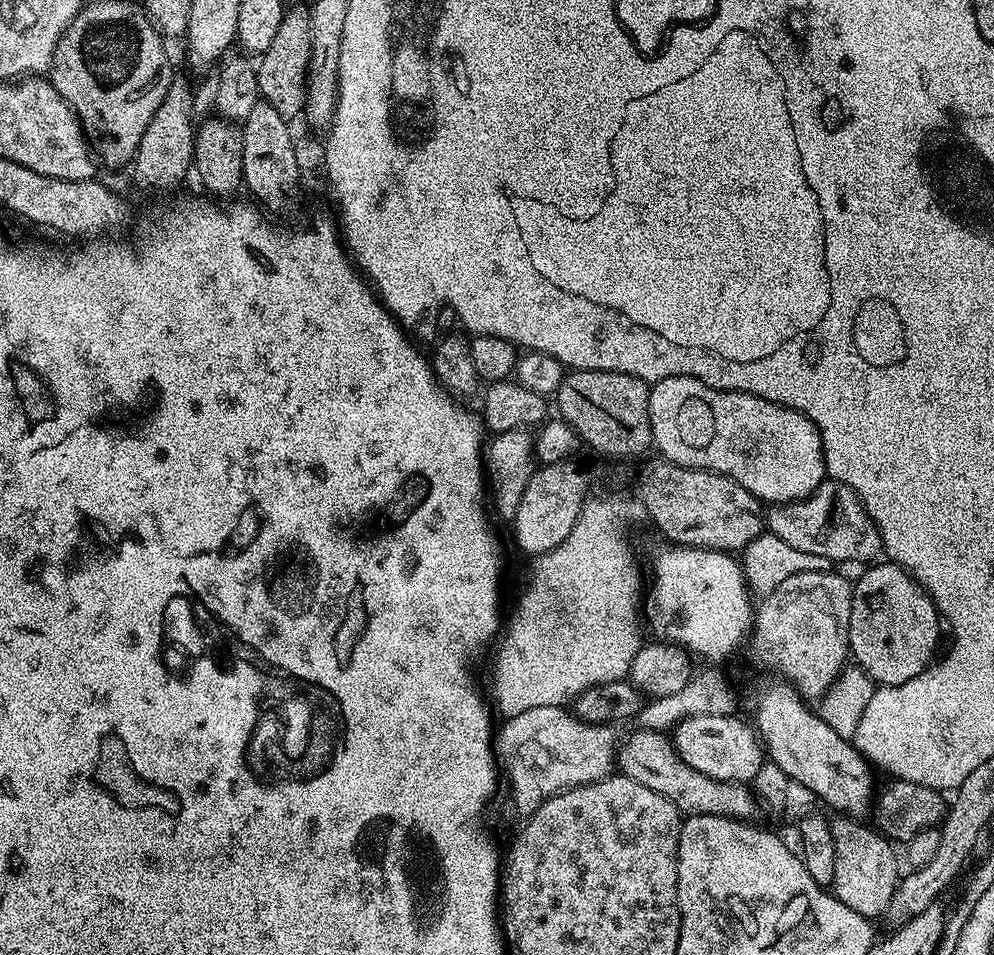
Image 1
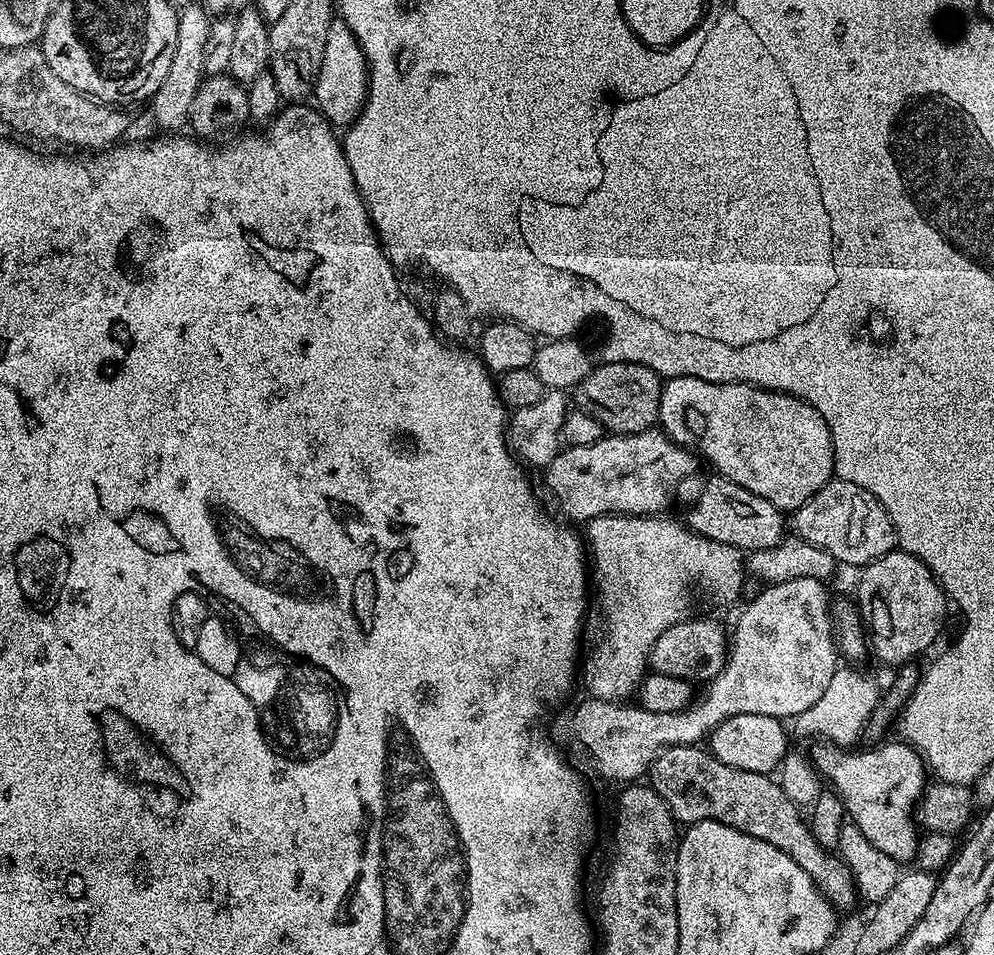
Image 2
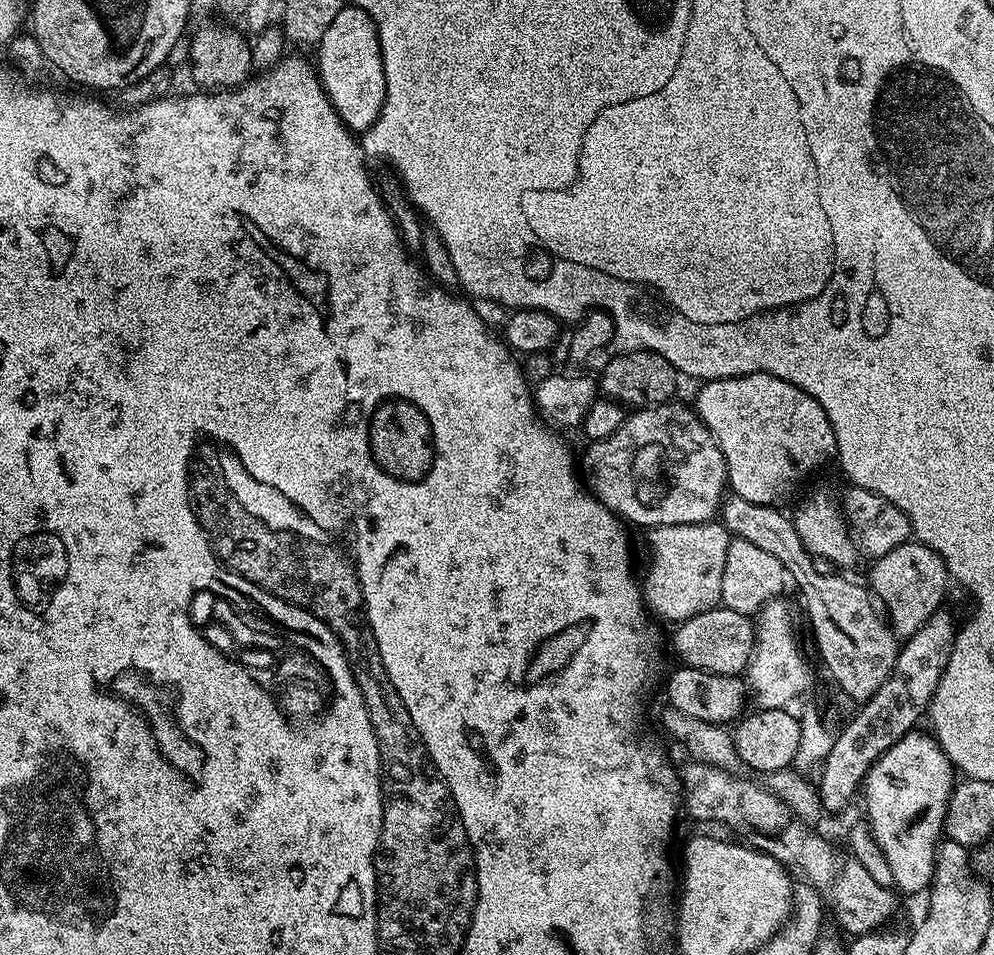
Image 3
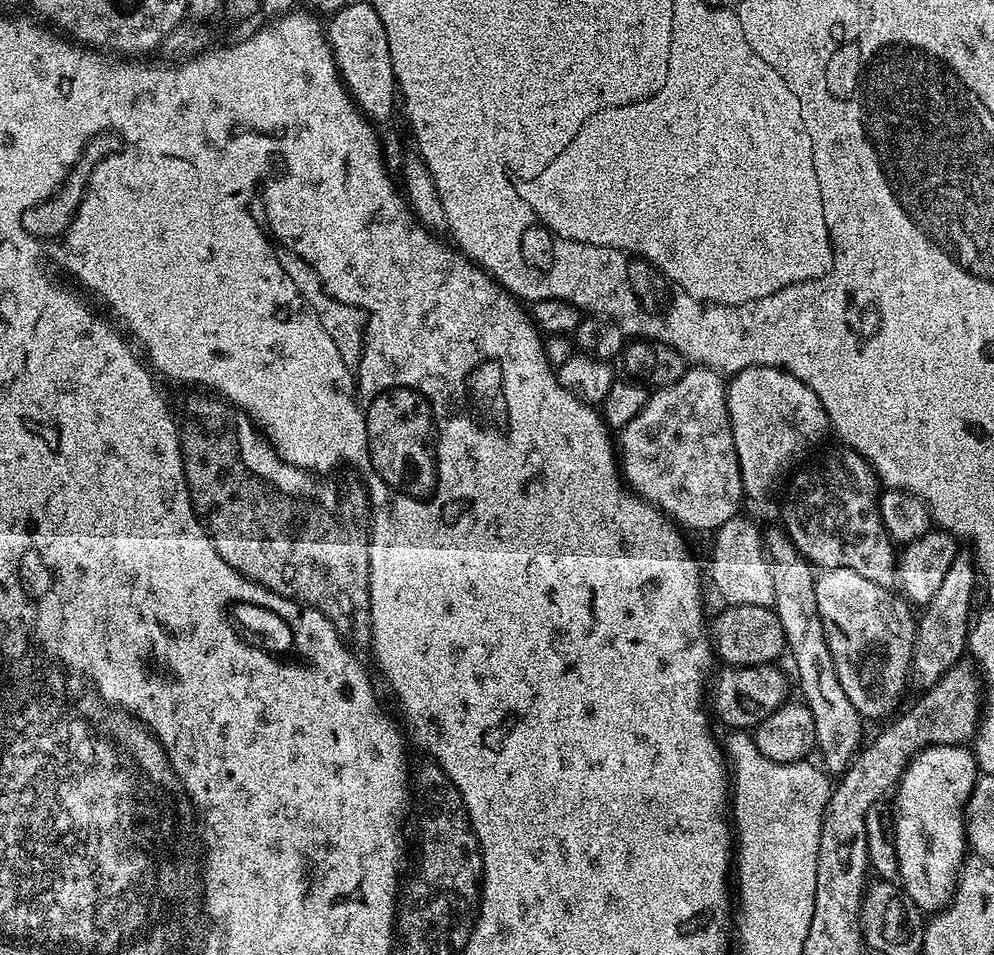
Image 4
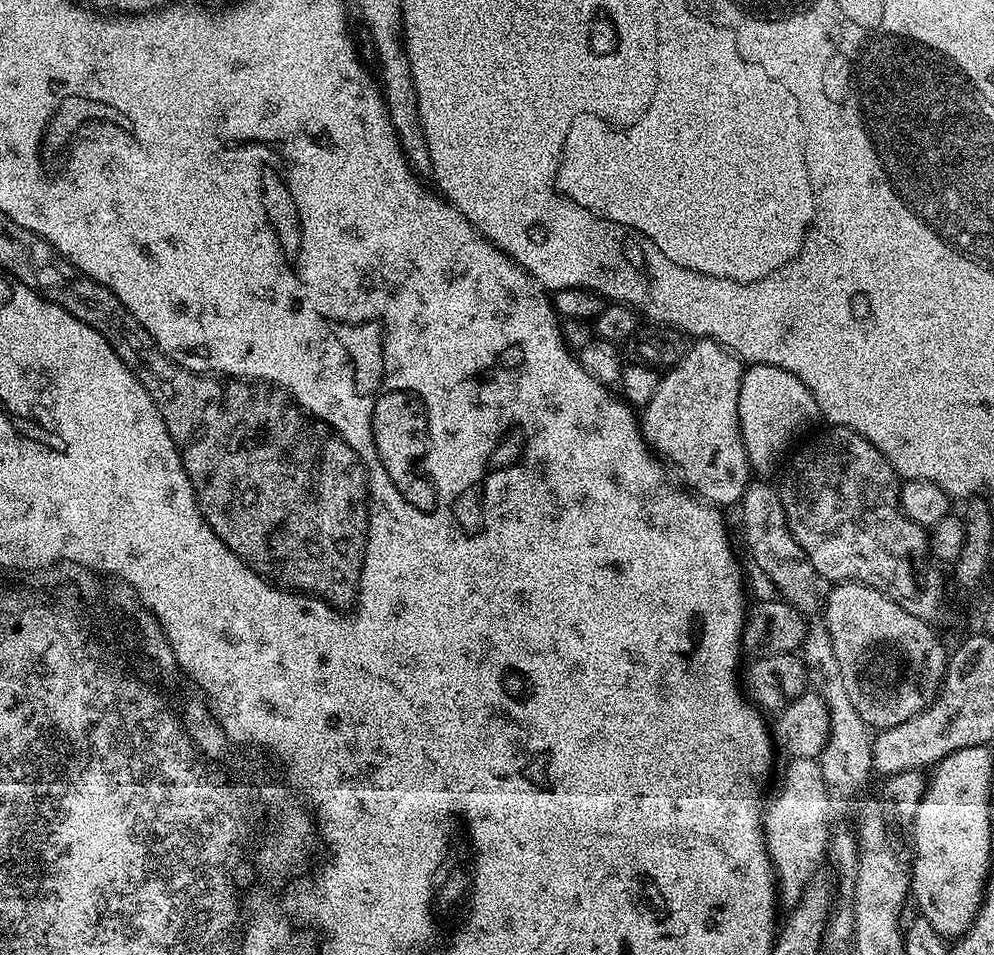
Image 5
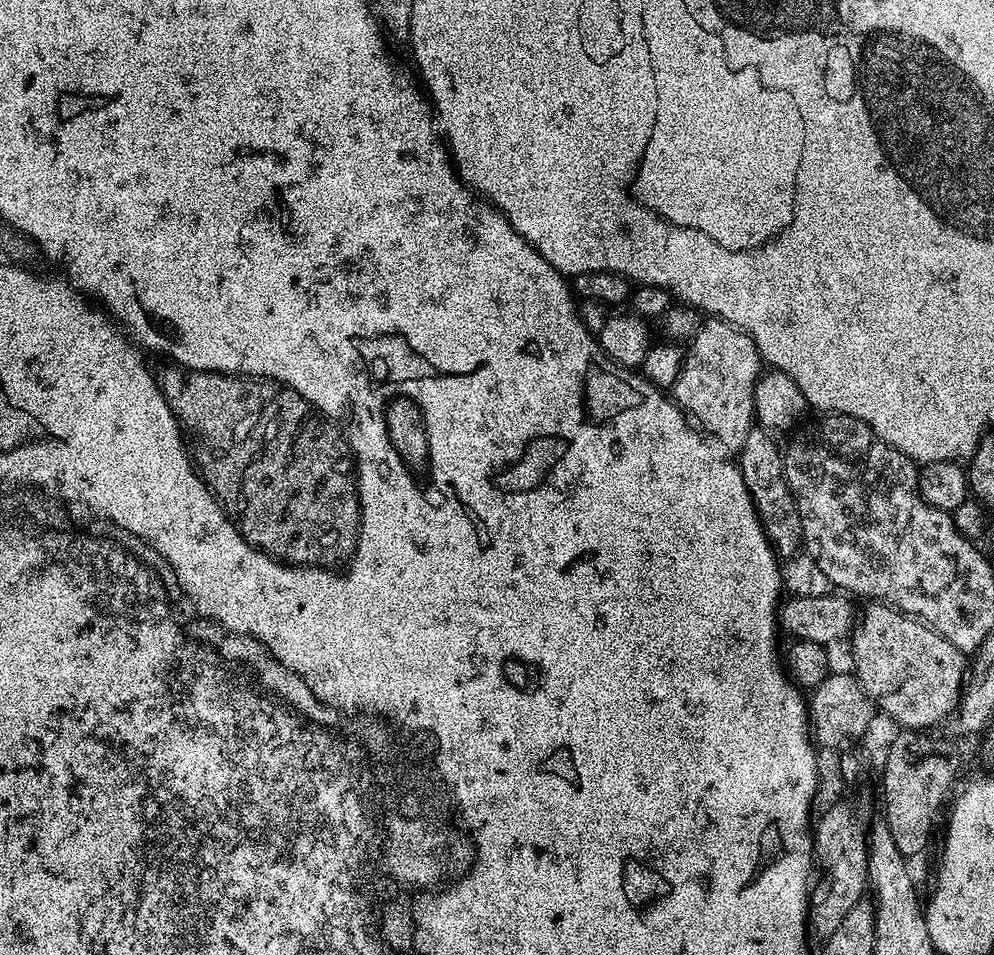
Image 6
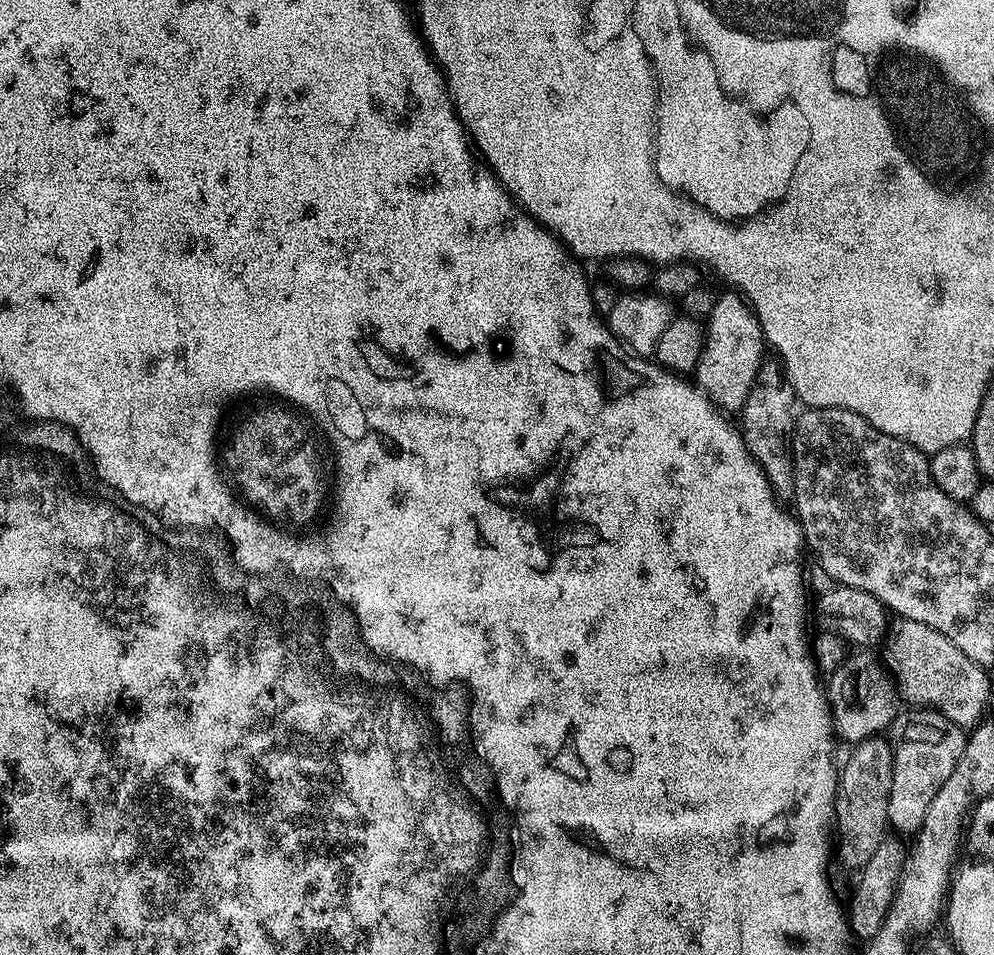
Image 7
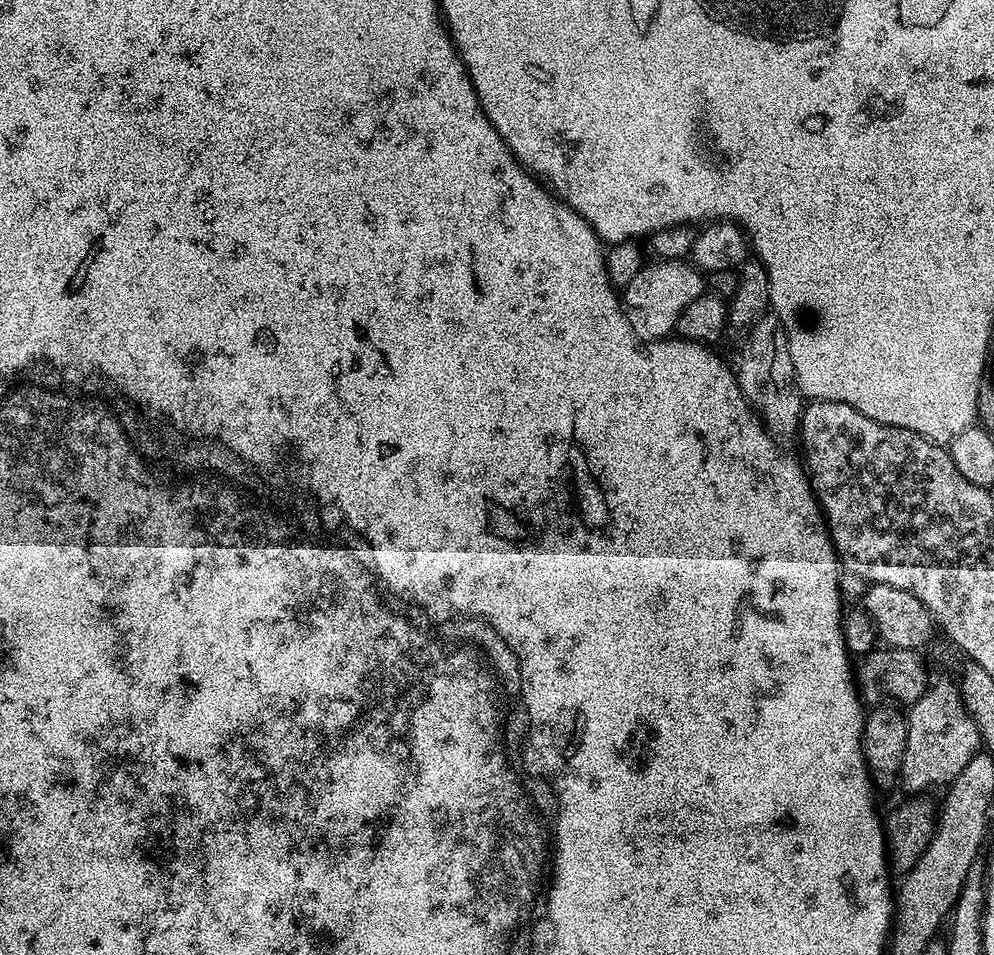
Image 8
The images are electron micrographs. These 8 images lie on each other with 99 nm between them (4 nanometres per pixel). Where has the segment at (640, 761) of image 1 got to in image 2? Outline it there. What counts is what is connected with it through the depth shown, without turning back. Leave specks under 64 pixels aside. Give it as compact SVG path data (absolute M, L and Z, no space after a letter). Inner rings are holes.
M683 744L673 748L663 748L654 758L650 769L650 787L666 802L666 806L681 825L697 824L703 820L717 820L726 826L734 826L734 830L742 830L754 838L762 838L762 842L770 842L770 846L778 846L782 854L790 854L802 870L810 876L829 904L837 910L848 908L857 903L856 883L844 861L839 855L823 848L814 838L809 821L800 817L801 809L783 792L782 786L771 775L750 770L734 770L734 766L726 766L718 762L711 751L695 744Z

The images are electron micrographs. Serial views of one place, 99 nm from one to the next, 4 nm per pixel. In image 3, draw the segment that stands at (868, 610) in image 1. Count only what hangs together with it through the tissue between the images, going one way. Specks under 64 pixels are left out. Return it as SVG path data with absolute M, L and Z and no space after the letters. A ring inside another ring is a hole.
M909 542L894 546L890 554L875 557L872 568L871 591L886 609L886 619L897 637L907 638L918 631L935 612L941 611L950 577L943 558L930 546Z

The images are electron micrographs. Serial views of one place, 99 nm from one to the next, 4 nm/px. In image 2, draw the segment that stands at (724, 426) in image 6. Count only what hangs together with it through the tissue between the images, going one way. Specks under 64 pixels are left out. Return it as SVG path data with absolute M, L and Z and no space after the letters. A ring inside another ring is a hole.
M660 430L625 436L606 434L590 446L561 447L559 454L543 469L542 476L545 486L557 496L556 504L569 516L569 521L587 522L596 516L654 516L668 512L668 499L671 498L672 491L687 476L695 474L695 459L697 457L689 449L668 439Z

